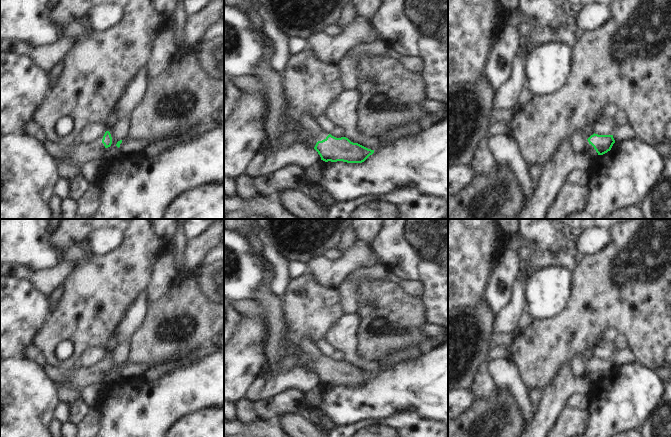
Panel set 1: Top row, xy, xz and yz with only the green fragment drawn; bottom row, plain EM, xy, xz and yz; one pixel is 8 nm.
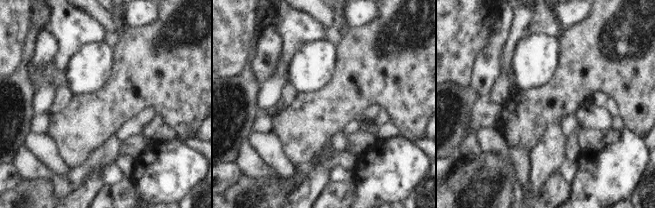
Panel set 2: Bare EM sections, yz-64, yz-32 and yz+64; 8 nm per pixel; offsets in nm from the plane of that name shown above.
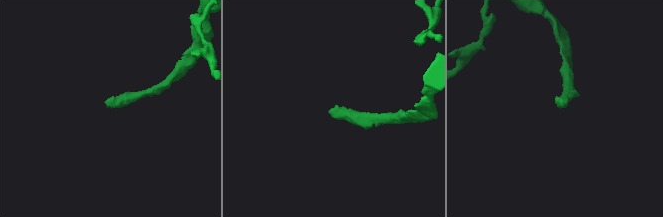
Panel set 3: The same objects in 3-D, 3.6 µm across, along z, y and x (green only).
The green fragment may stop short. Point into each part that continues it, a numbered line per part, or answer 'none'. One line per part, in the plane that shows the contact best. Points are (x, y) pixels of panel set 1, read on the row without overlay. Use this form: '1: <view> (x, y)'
1: yz (590, 374).

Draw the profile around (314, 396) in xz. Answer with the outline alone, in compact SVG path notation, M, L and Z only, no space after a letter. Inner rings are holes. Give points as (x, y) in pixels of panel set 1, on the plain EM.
M321 384L305 393L305 399L310 408L316 409L323 400L326 386Z

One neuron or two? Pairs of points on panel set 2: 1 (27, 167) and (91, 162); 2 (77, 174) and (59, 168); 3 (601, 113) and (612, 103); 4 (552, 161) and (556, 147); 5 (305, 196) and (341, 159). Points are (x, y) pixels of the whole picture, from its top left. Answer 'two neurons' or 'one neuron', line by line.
1: one neuron
2: two neurons
3: two neurons
4: one neuron
5: one neuron

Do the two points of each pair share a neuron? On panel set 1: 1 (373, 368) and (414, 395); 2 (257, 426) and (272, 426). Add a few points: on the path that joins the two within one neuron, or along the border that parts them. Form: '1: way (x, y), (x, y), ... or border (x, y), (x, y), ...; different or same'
1: border (392, 366), (374, 374); different
2: way (261, 426), (268, 426); same

